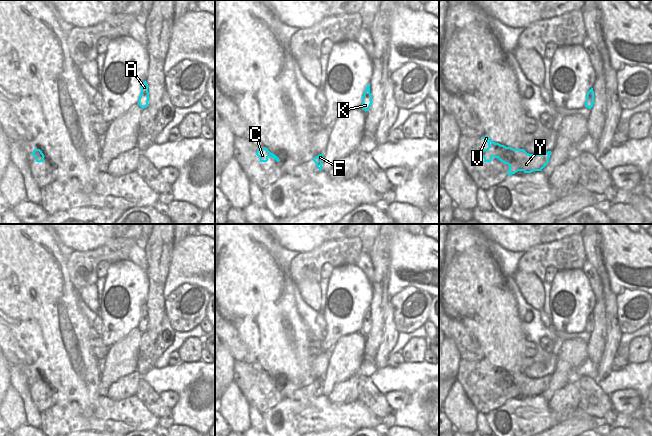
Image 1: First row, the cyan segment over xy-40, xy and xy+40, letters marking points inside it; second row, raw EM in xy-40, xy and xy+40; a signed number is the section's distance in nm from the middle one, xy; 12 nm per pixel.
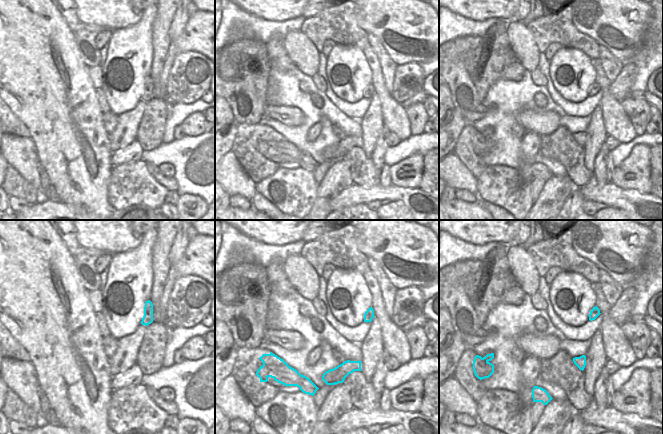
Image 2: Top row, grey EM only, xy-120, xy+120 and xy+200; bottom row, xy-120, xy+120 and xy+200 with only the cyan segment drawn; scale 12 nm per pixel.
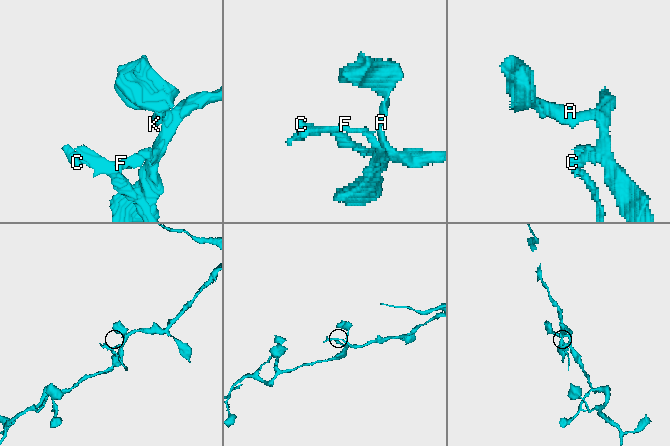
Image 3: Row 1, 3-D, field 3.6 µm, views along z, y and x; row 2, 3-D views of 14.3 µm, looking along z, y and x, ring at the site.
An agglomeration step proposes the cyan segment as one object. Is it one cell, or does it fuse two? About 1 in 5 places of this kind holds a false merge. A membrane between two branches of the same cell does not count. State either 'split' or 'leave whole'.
split

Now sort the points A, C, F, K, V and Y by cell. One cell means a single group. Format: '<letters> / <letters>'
A K / C F V Y

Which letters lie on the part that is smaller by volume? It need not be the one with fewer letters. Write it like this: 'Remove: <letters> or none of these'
Remove: C, F, V, Y

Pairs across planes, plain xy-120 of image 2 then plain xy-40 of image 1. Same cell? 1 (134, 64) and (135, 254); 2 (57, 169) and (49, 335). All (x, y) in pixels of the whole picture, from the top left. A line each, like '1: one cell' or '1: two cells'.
1: two cells
2: one cell

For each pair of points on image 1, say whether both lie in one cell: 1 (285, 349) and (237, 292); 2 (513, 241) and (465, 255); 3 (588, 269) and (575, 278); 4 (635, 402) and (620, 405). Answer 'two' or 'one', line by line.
1: one
2: two
3: two
4: one

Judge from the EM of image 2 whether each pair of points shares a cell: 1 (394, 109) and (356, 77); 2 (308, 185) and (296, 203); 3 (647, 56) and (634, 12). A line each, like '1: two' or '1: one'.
1: two
2: one
3: two

